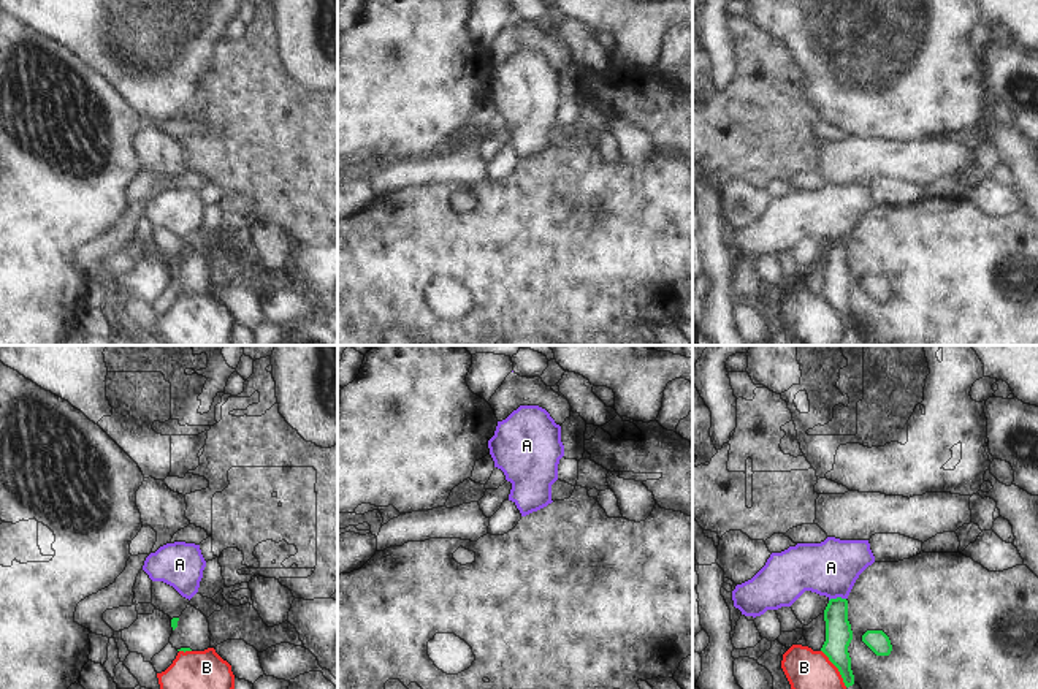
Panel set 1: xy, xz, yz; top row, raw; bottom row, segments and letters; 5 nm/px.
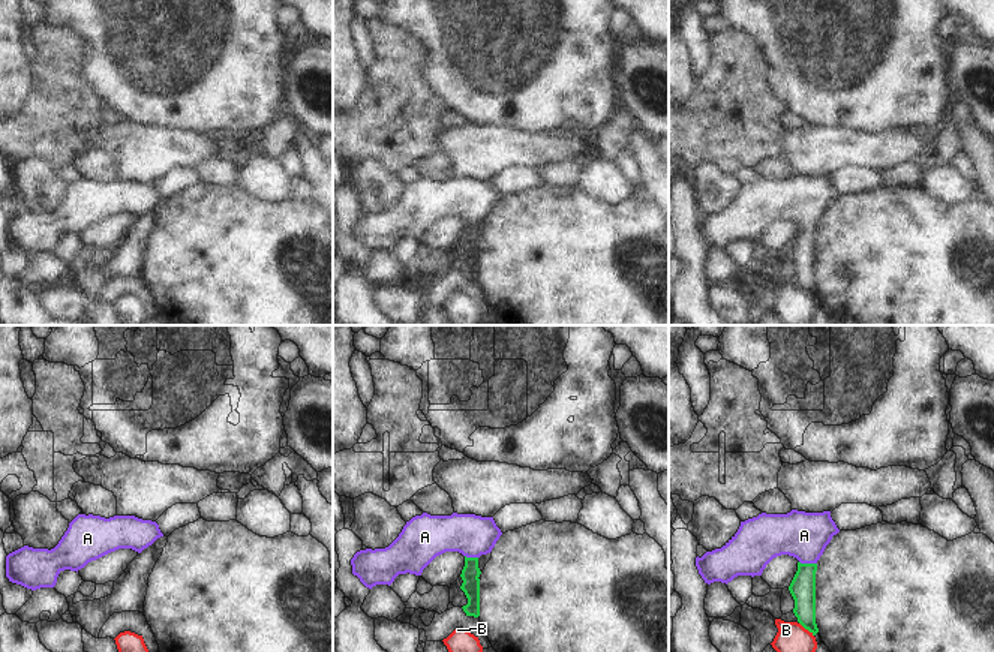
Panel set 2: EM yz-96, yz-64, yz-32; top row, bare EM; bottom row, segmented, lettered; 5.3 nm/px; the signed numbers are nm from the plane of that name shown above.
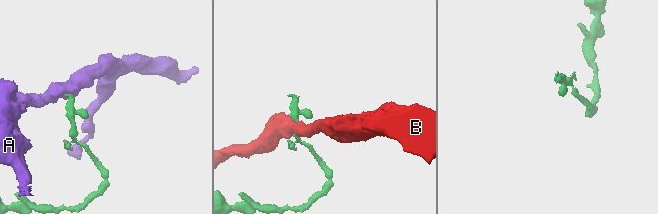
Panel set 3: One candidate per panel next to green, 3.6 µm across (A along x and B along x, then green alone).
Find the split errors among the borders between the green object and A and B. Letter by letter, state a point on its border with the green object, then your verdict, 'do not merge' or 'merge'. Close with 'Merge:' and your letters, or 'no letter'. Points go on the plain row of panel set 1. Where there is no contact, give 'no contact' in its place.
A: yz (837, 243) | merge
B: yz (837, 312) | do not merge
Merge: A

